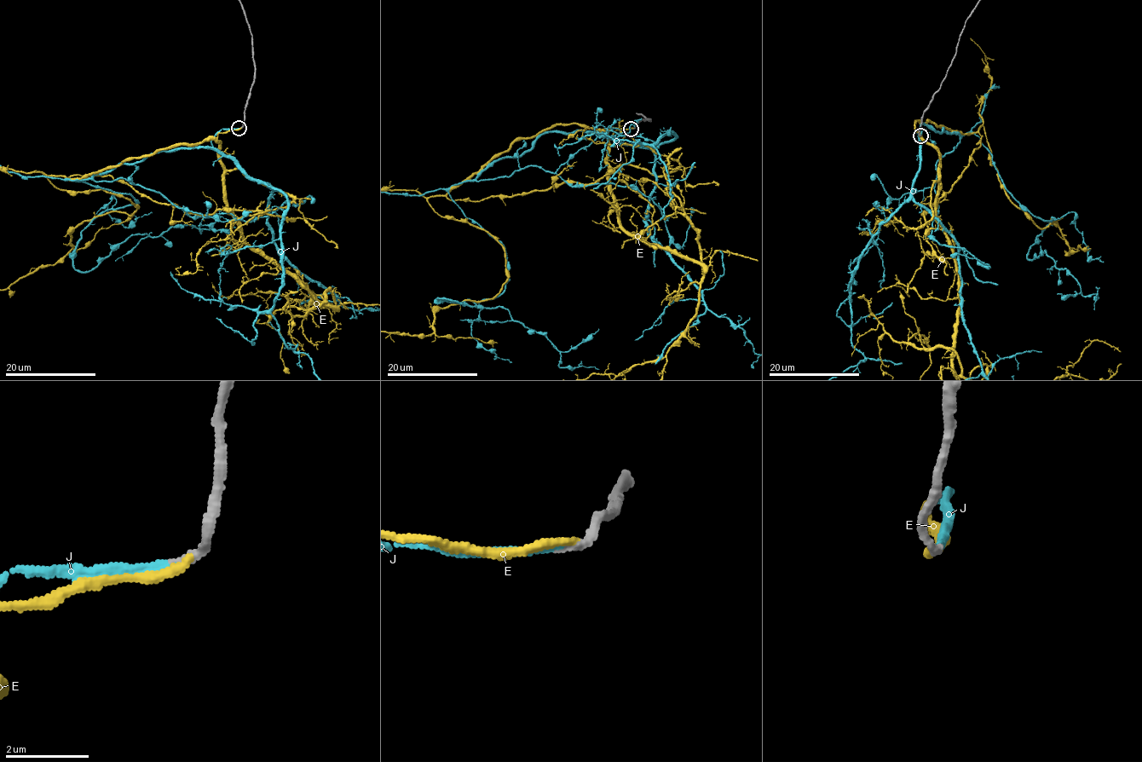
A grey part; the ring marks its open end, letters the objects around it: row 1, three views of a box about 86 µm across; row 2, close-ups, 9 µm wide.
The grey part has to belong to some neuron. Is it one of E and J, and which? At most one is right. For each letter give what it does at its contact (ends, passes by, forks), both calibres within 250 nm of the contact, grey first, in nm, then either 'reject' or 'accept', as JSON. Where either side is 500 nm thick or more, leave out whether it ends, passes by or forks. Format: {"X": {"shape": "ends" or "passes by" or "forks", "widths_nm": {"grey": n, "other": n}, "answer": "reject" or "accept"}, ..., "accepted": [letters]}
{"E": {"shape": "ends", "widths_nm": {"grey": 200, "other": 190}, "answer": "reject"}, "J": {"shape": "ends", "widths_nm": {"grey": 170, "other": 160}, "answer": "accept"}, "accepted": ["J"]}

